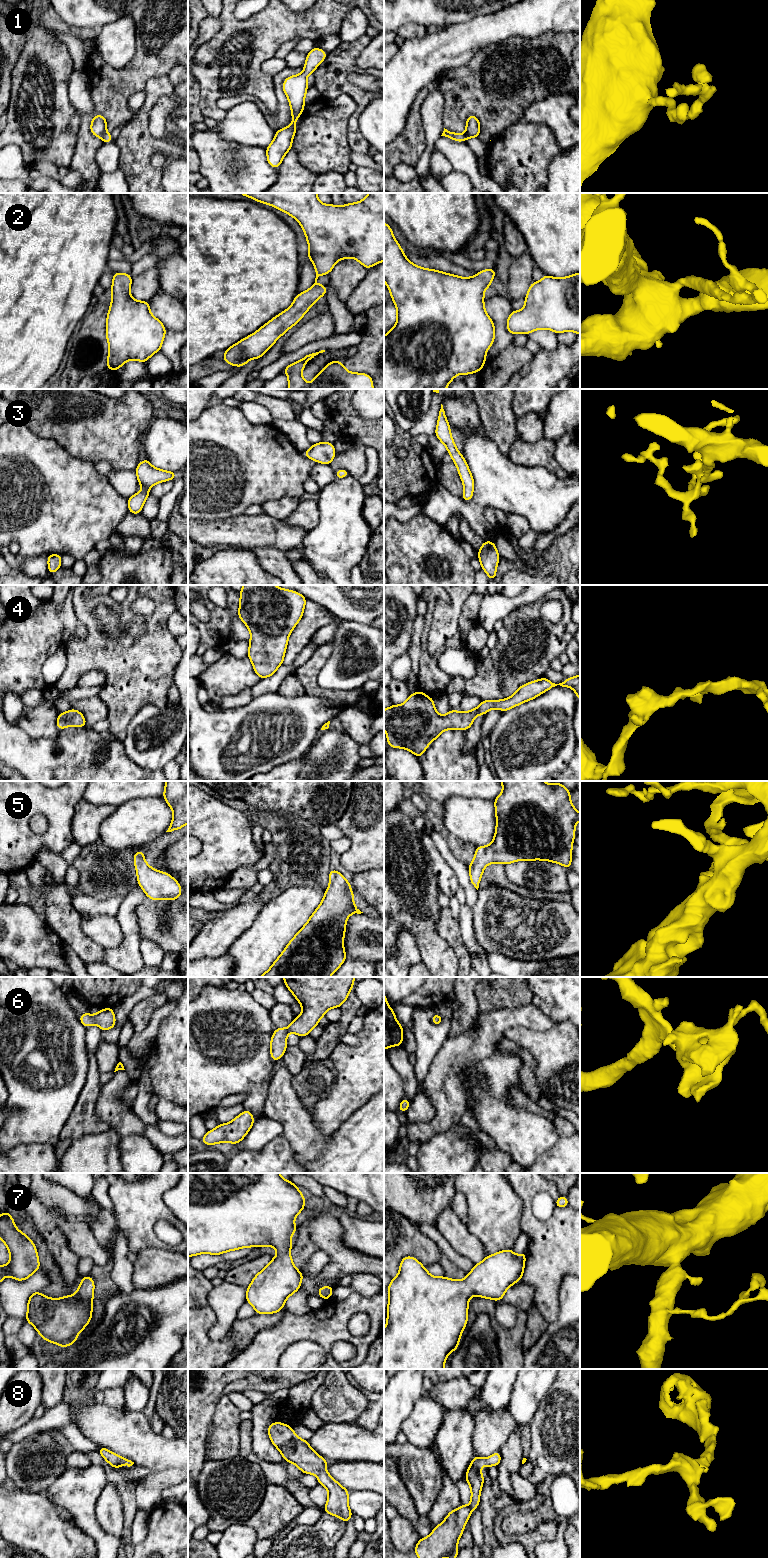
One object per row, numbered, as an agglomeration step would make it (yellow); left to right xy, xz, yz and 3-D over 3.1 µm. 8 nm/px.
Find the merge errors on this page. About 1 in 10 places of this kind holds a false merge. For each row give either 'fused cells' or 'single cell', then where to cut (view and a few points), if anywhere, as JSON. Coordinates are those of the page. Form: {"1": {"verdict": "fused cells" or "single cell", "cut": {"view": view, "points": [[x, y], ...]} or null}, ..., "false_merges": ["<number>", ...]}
{"1": {"verdict": "single cell", "cut": null}, "2": {"verdict": "single cell", "cut": null}, "3": {"verdict": "single cell", "cut": null}, "4": {"verdict": "single cell", "cut": null}, "5": {"verdict": "single cell", "cut": null}, "6": {"verdict": "single cell", "cut": null}, "7": {"verdict": "single cell", "cut": null}, "8": {"verdict": "single cell", "cut": null}, "false_merges": []}

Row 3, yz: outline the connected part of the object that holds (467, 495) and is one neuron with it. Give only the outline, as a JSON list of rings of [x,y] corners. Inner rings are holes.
[[[442,404],[439,411],[435,435],[446,446],[447,452],[451,455],[452,461],[457,466],[457,471],[460,475],[464,487],[464,492],[461,498],[466,502],[470,501],[473,497],[473,490],[475,485],[473,476],[469,470],[465,458],[455,446],[455,442],[451,436],[450,425],[447,421]]]

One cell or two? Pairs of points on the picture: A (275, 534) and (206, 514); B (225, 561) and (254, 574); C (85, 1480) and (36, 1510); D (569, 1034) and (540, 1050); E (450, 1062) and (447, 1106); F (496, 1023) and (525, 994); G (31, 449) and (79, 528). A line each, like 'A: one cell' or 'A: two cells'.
A: two cells
B: one cell
C: two cells
D: one cell
E: one cell
F: two cells
G: one cell

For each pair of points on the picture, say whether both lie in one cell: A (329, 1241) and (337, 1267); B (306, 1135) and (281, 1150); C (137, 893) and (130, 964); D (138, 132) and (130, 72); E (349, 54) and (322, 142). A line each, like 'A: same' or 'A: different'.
A: same
B: different
C: same
D: different
E: different

